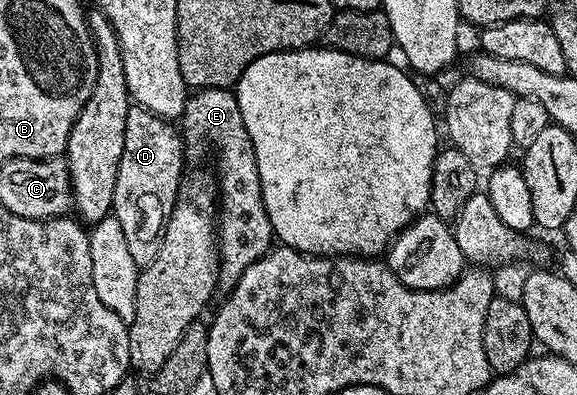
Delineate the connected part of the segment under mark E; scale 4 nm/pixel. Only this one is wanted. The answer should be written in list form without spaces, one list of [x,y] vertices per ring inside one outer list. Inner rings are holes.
[[[205,87],[194,90],[185,102],[185,111],[179,120],[183,147],[190,160],[197,159],[209,146],[217,154],[215,178],[219,184],[219,266],[217,286],[228,293],[243,277],[243,273],[259,257],[274,246],[273,226],[263,205],[263,189],[259,181],[259,169],[255,161],[255,149],[251,137],[247,137],[247,125],[243,125],[243,113],[239,113],[239,101],[232,90]]]

